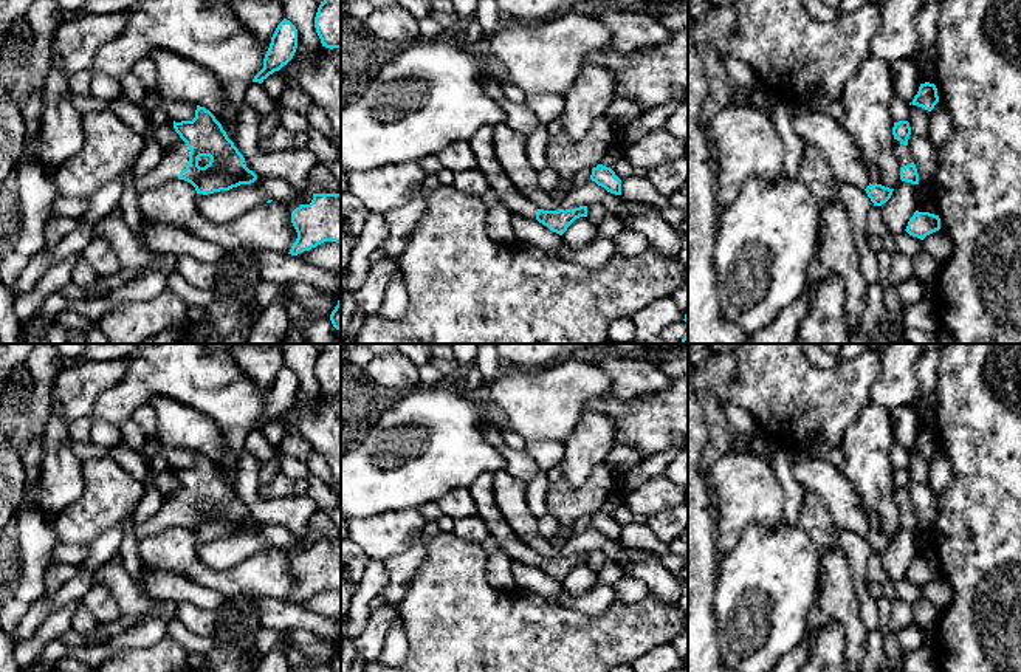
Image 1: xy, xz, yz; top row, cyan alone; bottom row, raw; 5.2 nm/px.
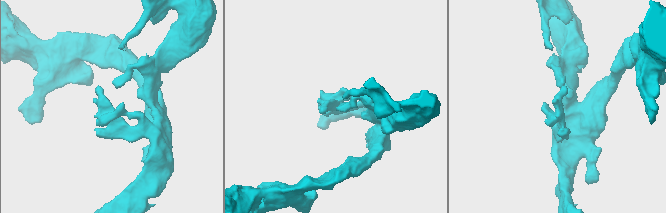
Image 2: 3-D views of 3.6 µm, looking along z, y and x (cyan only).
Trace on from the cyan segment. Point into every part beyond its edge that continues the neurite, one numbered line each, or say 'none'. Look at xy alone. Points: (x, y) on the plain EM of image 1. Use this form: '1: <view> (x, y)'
1: xy (155, 511)

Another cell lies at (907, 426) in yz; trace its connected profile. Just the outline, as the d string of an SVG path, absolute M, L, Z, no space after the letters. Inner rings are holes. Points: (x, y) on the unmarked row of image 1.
M913 404L896 407L889 412L894 441L905 449L913 449L922 430L920 418Z

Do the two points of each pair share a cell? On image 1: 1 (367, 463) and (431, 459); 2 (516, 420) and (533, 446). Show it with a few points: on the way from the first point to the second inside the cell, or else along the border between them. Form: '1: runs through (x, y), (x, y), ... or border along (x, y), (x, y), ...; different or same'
1: runs through (383, 463), (394, 452), (415, 452); same
2: border along (563, 440), (527, 442); different

